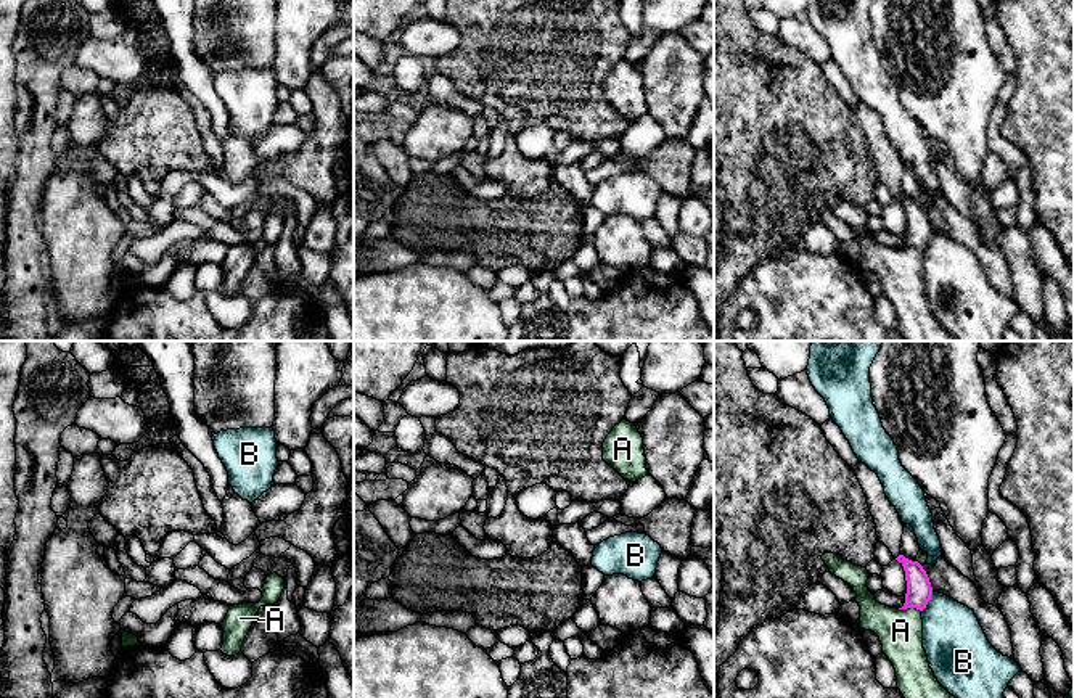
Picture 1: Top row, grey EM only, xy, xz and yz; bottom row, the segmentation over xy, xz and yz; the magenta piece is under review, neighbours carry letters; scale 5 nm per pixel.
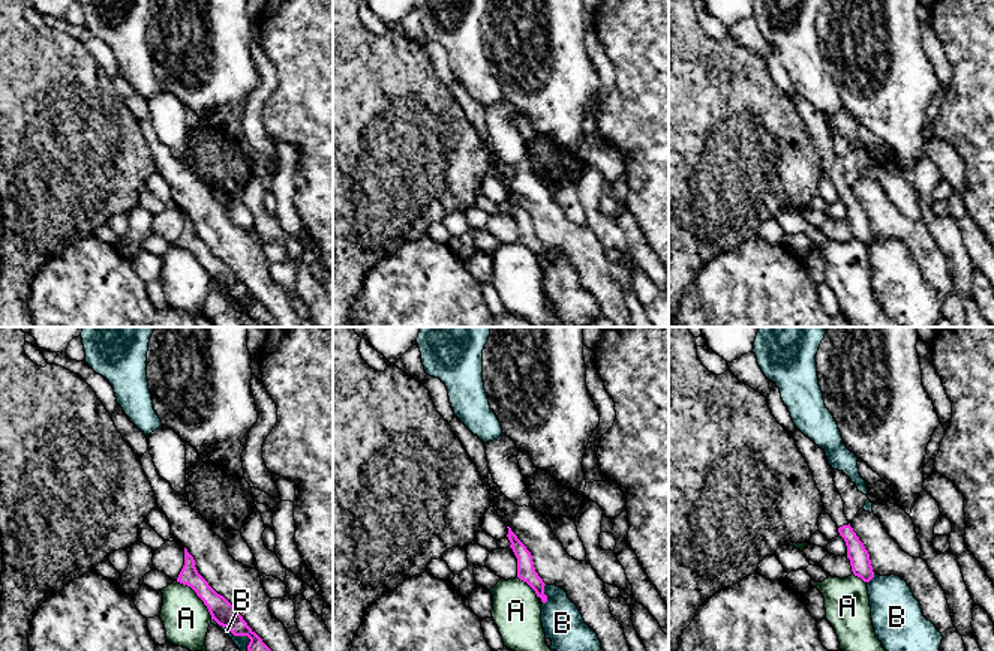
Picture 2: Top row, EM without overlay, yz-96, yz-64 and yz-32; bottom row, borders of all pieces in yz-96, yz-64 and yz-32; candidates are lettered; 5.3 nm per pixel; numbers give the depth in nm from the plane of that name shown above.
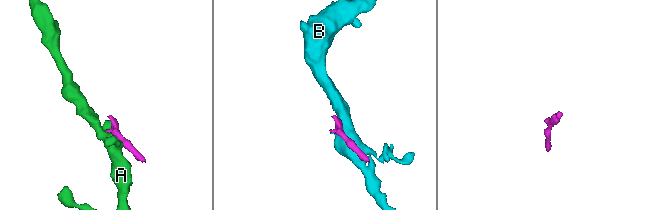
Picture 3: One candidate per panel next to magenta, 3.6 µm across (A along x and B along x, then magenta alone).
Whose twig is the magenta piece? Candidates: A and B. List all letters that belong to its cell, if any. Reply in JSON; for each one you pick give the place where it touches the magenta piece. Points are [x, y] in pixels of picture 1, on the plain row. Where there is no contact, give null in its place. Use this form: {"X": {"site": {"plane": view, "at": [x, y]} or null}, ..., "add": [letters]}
{"add": []}

